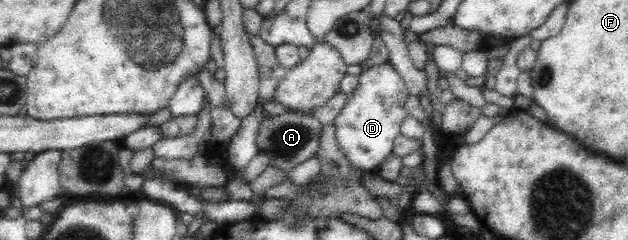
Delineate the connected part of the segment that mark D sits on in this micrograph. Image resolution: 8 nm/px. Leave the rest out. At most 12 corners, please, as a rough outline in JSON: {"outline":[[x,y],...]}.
{"outline":[[390,63],[359,74],[332,121],[353,170],[376,170],[409,95]]}

